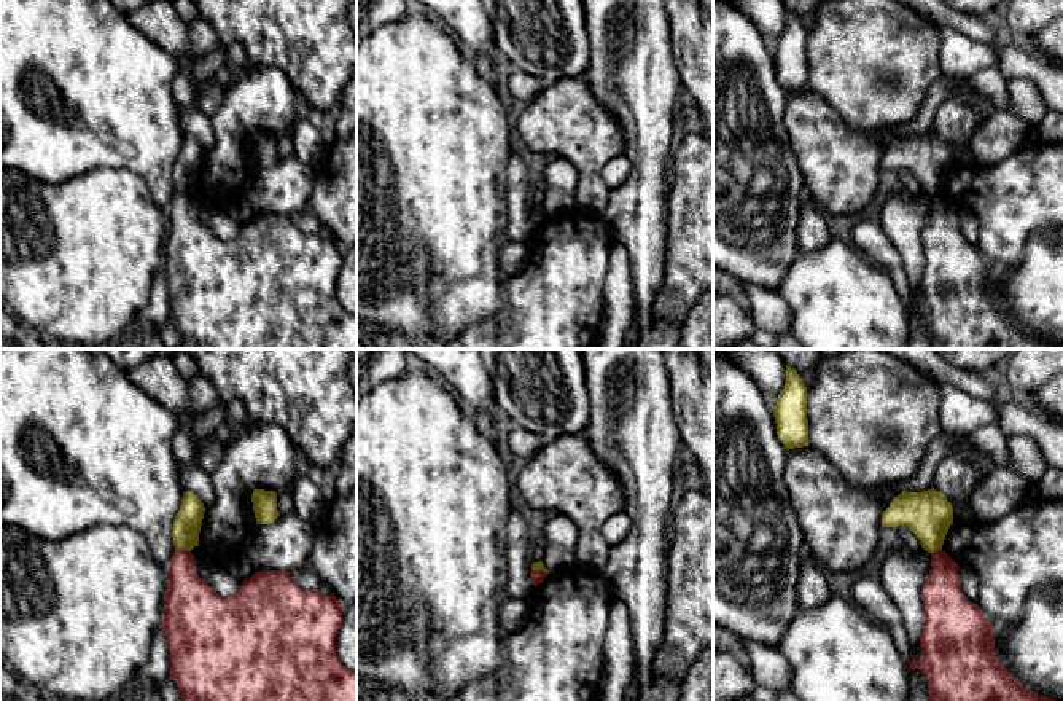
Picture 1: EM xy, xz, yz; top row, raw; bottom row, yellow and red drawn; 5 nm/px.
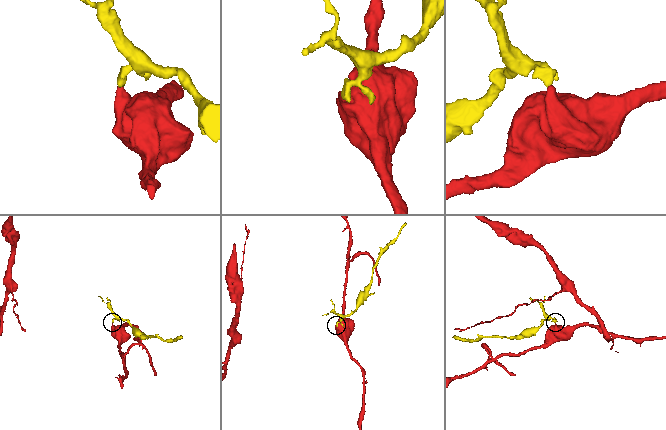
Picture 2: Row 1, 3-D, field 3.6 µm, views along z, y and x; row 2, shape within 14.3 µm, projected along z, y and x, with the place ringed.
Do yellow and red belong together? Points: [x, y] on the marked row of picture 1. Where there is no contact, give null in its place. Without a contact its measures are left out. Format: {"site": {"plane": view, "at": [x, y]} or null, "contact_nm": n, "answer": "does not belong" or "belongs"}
{"site": {"plane": "xy", "at": [183, 548]}, "contact_nm": 80, "answer": "does not belong"}

